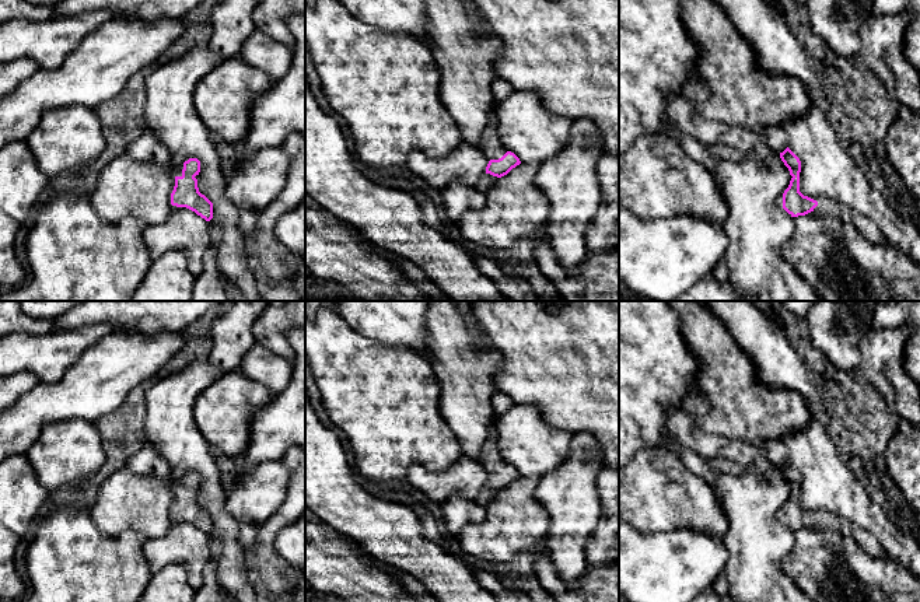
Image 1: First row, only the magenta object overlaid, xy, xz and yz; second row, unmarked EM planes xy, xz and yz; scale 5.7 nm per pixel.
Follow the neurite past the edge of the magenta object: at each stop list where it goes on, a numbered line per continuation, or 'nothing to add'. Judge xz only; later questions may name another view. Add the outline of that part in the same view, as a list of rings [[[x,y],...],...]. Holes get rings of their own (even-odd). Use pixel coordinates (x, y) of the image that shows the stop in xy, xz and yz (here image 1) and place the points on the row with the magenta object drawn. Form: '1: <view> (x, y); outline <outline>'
1: xz (490, 144); outline [[[494,111],[489,112],[487,123],[480,136],[479,148],[489,161],[499,160],[507,153],[507,148],[499,136],[499,125]]]
2: xz (486, 181); outline [[[483,174],[478,182],[475,183],[475,188],[480,190],[482,193],[486,193],[490,188],[493,188],[497,183],[497,176],[493,176],[490,174]]]

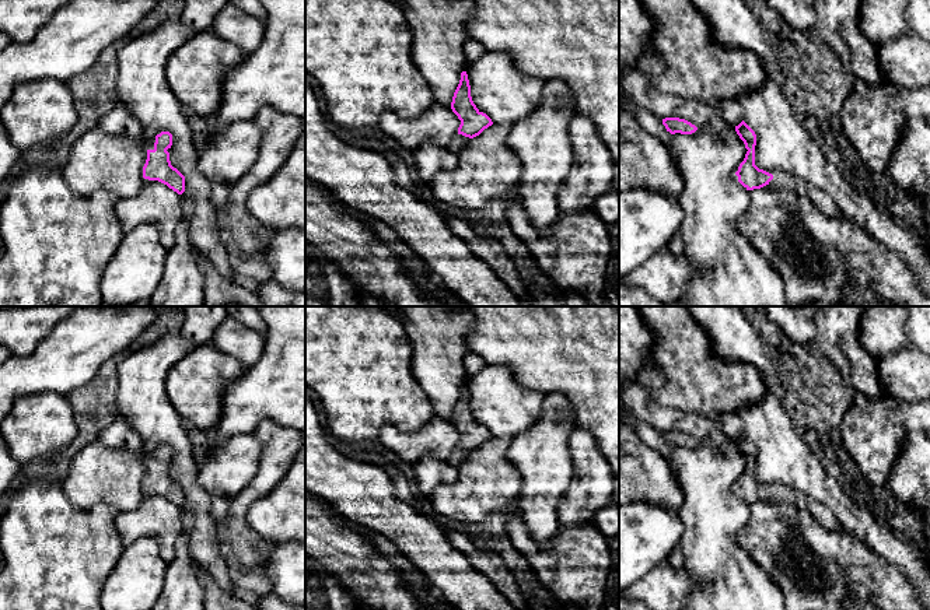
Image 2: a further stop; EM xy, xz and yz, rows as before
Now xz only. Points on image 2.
1: xz (458, 142); outline [[[455,134],[450,143],[447,144],[447,148],[452,151],[454,154],[458,154],[462,148],[465,148],[469,144],[469,137],[465,137],[462,134]]]

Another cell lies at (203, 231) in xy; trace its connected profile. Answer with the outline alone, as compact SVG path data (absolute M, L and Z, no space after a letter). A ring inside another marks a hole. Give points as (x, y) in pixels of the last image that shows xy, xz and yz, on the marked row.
M165 18L151 31L125 39L118 49L115 98L137 118L146 137L155 137L161 132L172 134L172 146L167 150L169 161L185 176L186 197L195 204L189 215L190 242L221 274L231 277L232 269L210 201L210 182L196 168L199 152L188 112L165 74L169 56L189 35L182 18Z

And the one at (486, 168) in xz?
M492 125L469 140L458 165L431 180L437 201L462 208L482 208L518 185L521 165L508 146L508 125Z

